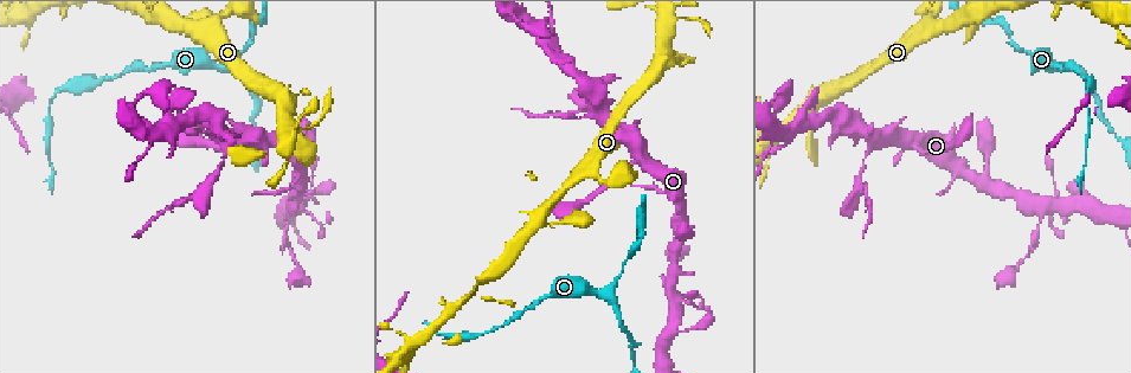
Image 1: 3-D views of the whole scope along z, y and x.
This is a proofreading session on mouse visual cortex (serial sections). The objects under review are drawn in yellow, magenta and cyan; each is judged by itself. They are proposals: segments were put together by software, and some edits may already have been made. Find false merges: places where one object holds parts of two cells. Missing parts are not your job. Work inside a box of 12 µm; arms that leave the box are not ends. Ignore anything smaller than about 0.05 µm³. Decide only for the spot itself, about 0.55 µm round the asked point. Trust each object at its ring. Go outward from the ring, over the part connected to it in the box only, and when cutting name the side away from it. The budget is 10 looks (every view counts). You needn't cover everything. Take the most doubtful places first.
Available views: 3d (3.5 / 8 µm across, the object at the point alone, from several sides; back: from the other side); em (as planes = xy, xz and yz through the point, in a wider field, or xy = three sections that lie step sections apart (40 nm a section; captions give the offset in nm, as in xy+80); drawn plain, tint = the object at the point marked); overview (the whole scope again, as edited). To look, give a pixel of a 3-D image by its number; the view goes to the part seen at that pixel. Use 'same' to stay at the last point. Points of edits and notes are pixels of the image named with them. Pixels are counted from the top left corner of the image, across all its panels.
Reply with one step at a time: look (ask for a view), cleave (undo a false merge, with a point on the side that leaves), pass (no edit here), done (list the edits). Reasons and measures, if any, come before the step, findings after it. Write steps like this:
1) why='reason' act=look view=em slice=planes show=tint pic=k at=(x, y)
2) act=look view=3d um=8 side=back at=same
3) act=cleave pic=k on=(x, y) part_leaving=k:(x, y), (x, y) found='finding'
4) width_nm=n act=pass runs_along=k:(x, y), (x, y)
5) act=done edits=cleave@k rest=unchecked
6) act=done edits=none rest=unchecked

why='thin neck' act=look view=3d um=3.5 side=back pic=1 at=(222, 163)

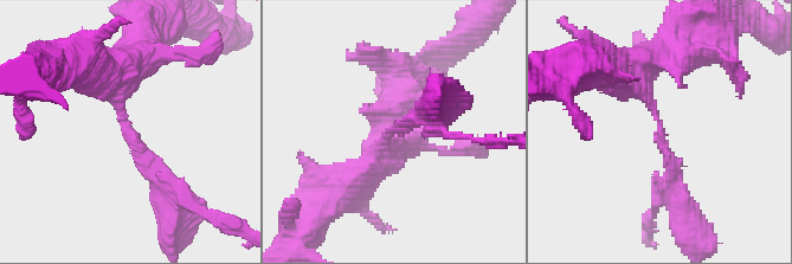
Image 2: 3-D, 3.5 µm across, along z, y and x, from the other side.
arm_widths_nm=200,400 why='shape alone is not enough' act=look view=em slice=xy step=2 show=tint pic=2 at=(127, 124)

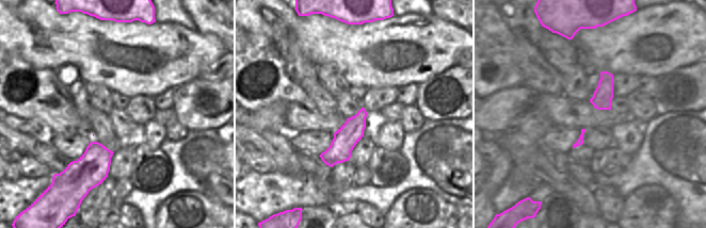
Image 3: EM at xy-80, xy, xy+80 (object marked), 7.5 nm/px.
act=cleave pic=2 on=(139, 154) part_leaving=2:(118, 117), (169, 186), (169, 208) found='a second cell is stuck on'

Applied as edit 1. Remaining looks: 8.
act=look view=overview

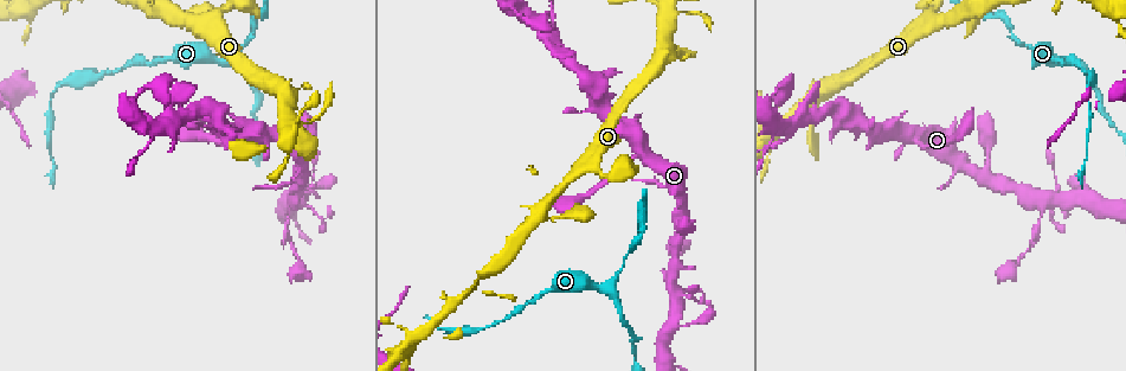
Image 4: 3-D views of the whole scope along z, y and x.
why='thin arm on a thick one' act=look view=3d um=3.5 pic=4 at=(224, 62)

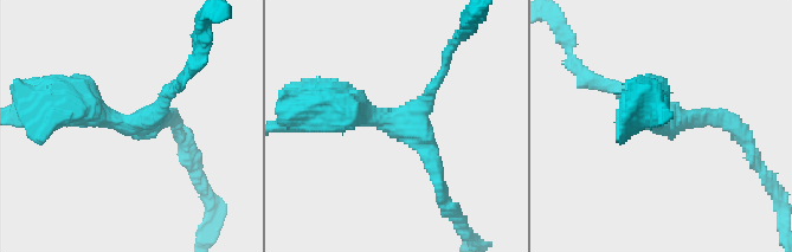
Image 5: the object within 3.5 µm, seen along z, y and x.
why='need the tissue' act=look view=em slice=xy step=3 show=tint pic=5 at=(132, 124)

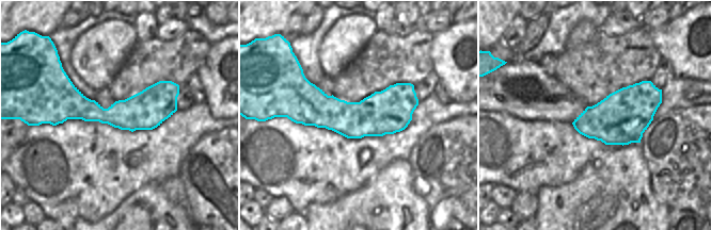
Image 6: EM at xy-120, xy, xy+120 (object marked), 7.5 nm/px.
act=pass found='one cell here'

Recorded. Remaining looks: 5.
why='thin neck' act=look view=3d um=3.5 pic=4 at=(689, 13)

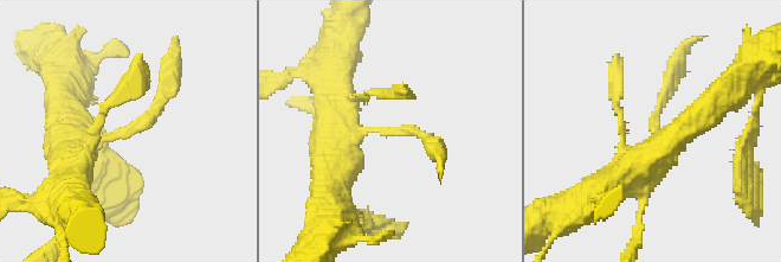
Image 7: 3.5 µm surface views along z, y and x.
act=pass runs_along=7:(331, 167), (360, 132), (415, 132), (437, 146) found='one cell here'

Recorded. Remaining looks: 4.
why='sudden change in width' act=look view=3d um=3.5 pic=4 at=(1019, 261)

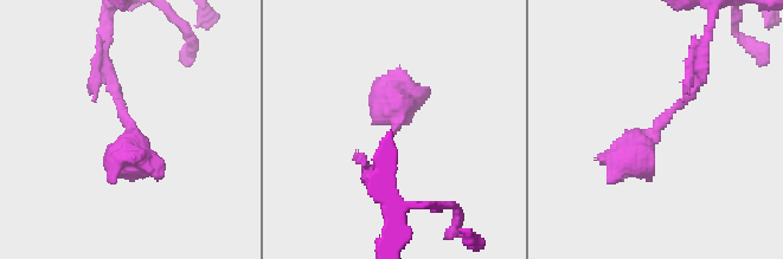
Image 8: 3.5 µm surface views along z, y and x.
act=look view=em slice=planes show=plain pic=8 at=(396, 126)

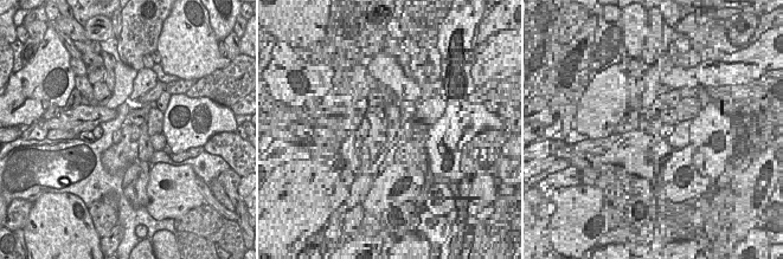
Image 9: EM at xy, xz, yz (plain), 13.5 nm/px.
act=look view=em slice=planes show=tint at=same

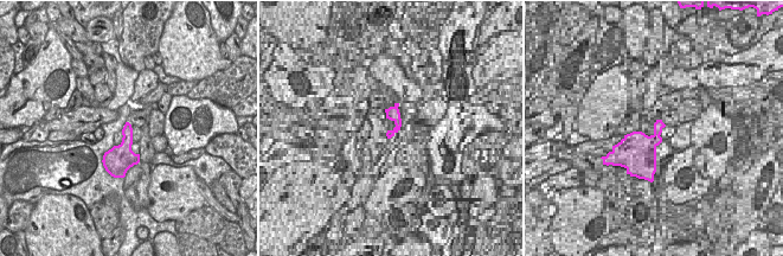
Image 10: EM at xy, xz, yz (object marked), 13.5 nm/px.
act=pass found='continuous, no second cell'

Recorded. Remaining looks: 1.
act=done edits=cleave@2 rest=unchecked

